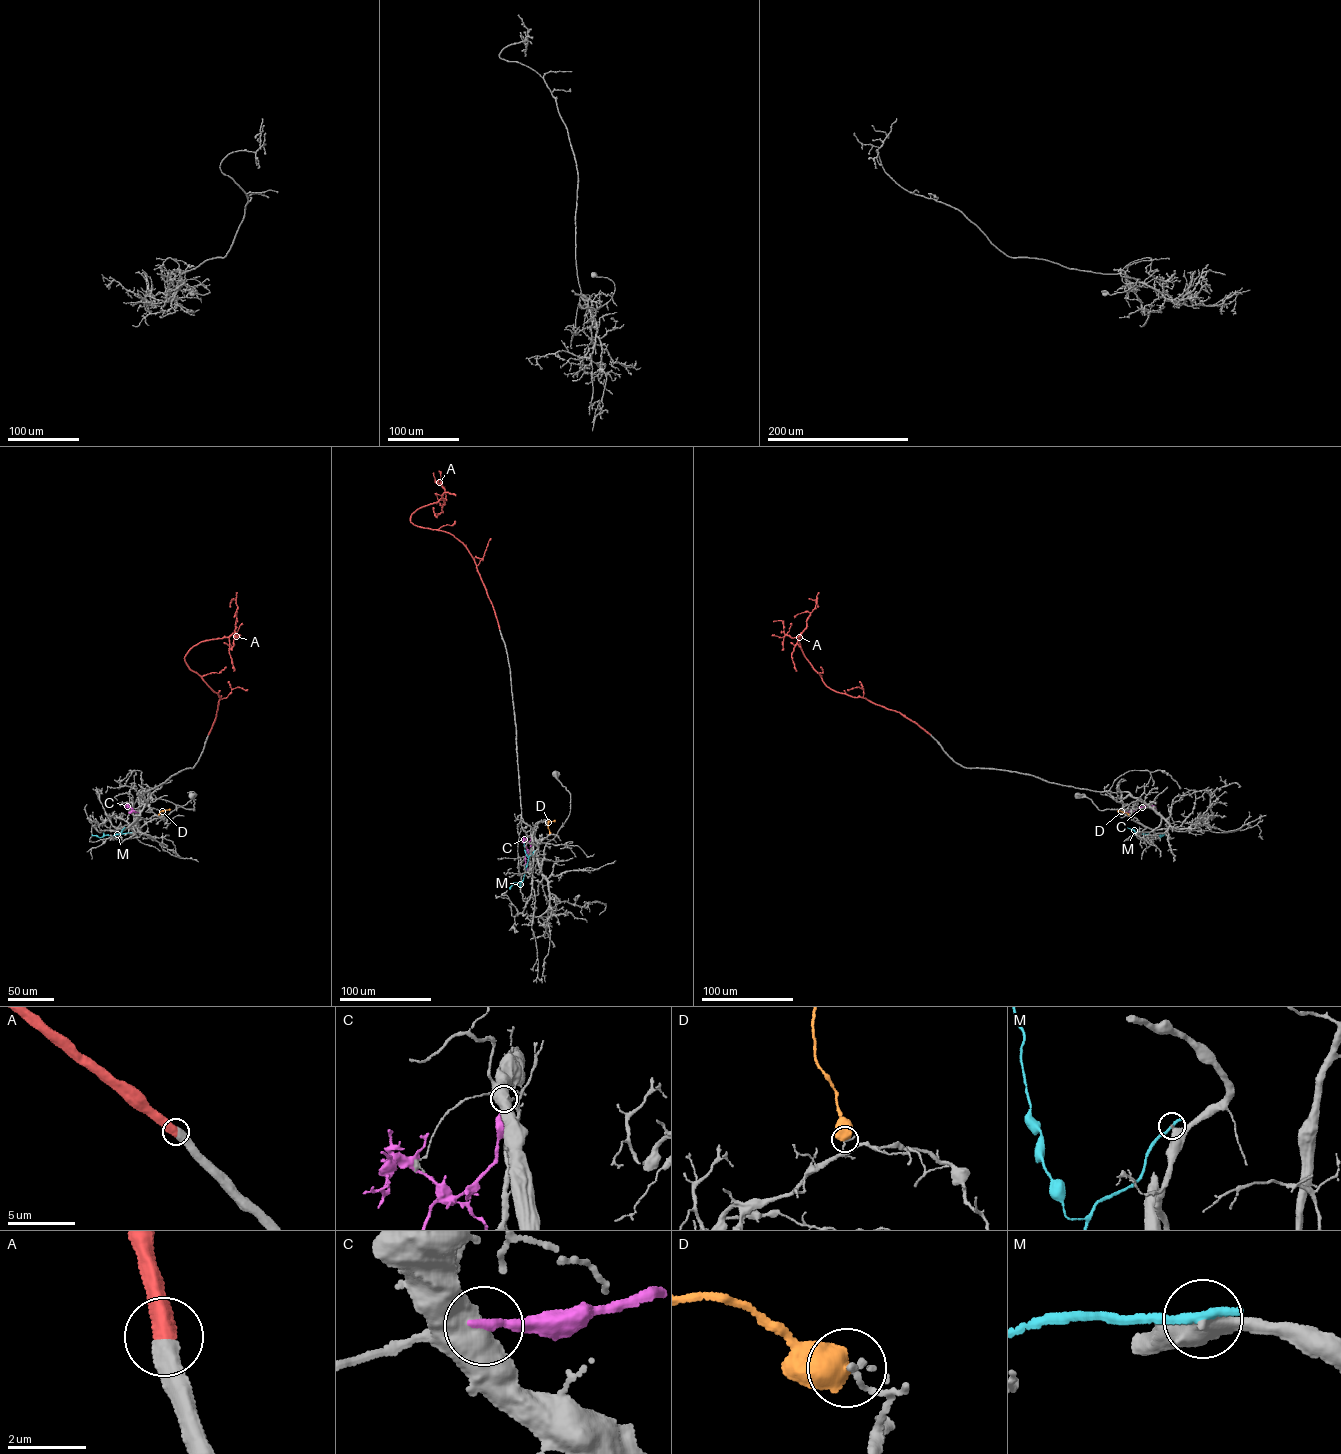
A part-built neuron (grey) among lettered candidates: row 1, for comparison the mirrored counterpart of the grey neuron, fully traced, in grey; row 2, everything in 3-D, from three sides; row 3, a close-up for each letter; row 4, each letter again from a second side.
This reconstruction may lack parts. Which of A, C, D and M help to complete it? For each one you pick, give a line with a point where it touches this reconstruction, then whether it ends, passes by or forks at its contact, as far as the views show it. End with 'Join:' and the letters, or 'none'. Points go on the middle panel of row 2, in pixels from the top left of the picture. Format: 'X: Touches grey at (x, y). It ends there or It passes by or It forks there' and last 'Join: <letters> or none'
A: Touches grey at (499, 630). It ends there
Join: A

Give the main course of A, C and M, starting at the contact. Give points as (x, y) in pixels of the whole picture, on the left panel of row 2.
A: (208, 734), (221, 697), (191, 670), (184, 658), (200, 642), (233, 633), (235, 599), (230, 607)
C: (140, 812), (127, 805), (125, 808)
M: (131, 832), (99, 837), (92, 835)

